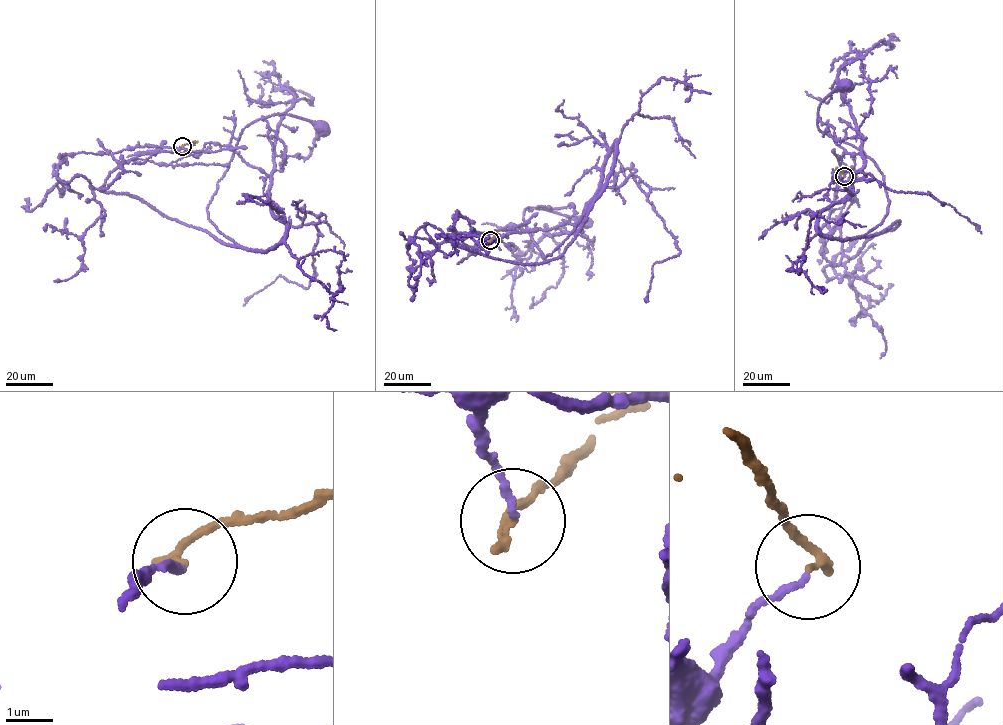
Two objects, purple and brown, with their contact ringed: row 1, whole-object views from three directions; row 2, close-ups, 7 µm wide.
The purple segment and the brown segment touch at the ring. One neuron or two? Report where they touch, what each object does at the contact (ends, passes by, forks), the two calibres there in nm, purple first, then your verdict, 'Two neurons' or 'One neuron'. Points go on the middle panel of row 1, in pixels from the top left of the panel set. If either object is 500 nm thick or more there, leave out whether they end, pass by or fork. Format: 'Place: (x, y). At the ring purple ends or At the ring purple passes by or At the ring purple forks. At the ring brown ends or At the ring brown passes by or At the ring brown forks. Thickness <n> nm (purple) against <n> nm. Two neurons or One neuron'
Place: (490, 240). At the ring purple ends. At the ring brown ends. Thickness 120 nm (purple) against 180 nm. Two neurons

